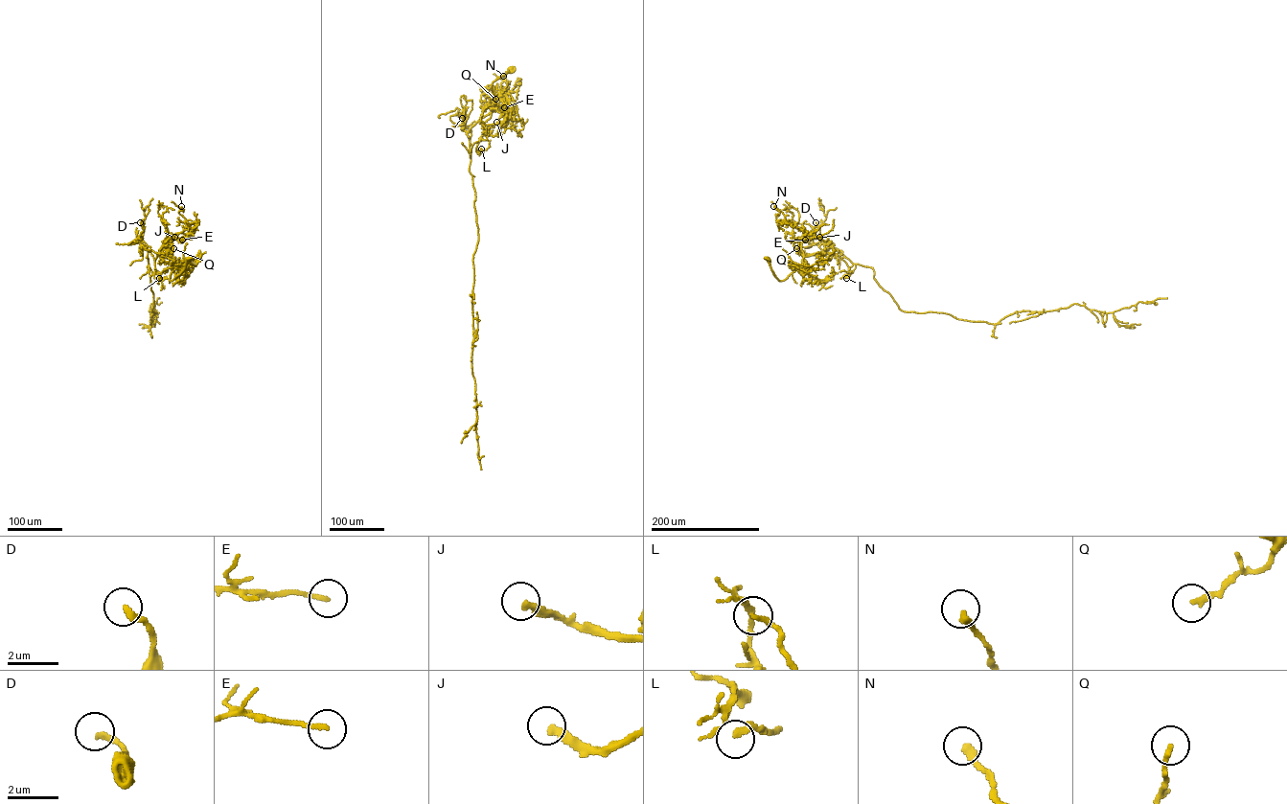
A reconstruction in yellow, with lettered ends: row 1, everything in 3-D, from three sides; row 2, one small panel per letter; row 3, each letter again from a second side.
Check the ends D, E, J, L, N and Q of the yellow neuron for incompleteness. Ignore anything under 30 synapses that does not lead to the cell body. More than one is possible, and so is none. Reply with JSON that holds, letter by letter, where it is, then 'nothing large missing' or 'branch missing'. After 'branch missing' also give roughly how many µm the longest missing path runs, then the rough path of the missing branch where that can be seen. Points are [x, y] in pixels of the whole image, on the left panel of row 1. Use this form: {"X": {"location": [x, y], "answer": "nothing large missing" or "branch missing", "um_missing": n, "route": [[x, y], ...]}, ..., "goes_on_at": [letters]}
{"D": {"location": [140, 222], "answer": "branch missing", "um_missing": 20}, "E": {"location": [182, 240], "answer": "nothing large missing"}, "J": {"location": [174, 237], "answer": "nothing large missing"}, "L": {"location": [159, 278], "answer": "nothing large missing"}, "N": {"location": [181, 206], "answer": "nothing large missing"}, "Q": {"location": [173, 248], "answer": "nothing large missing"}, "goes_on_at": ["D"]}

